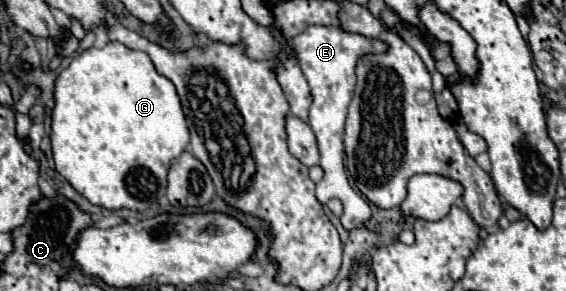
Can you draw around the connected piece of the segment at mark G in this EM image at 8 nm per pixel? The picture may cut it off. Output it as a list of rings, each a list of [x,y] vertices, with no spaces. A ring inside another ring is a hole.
[[[112,41],[102,49],[86,49],[56,79],[56,107],[52,111],[52,153],[56,171],[90,203],[110,211],[150,211],[166,207],[166,175],[172,161],[186,151],[190,131],[182,113],[180,97],[170,79],[156,73],[144,51],[128,49]]]

